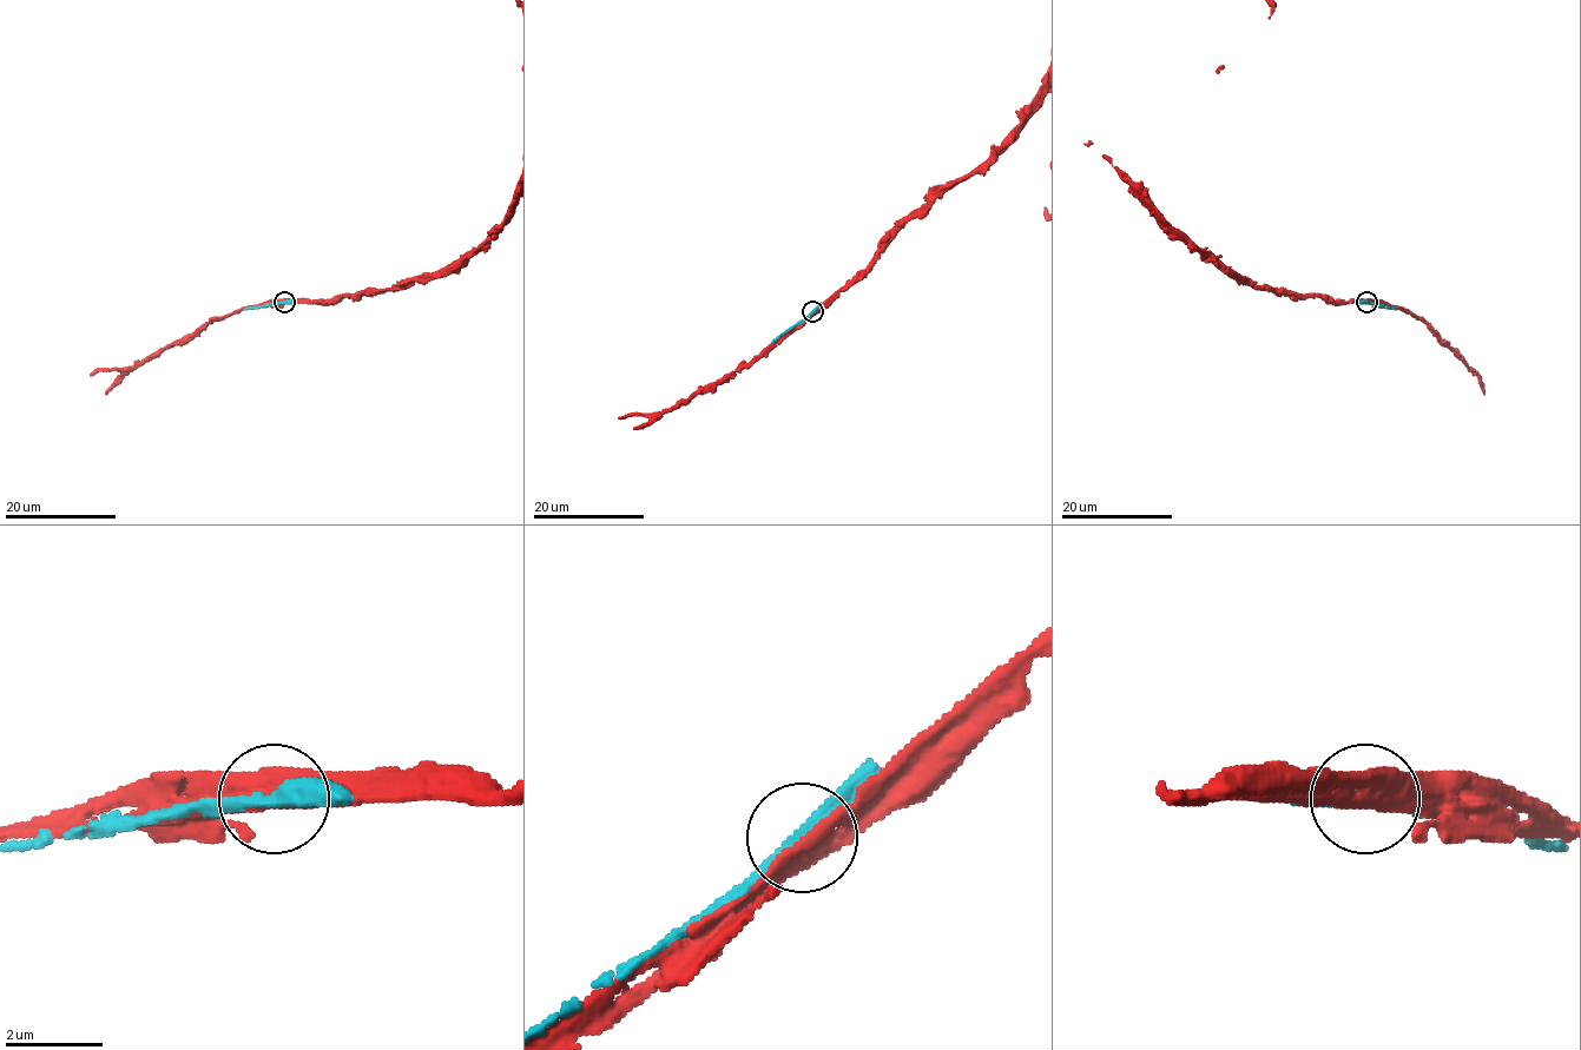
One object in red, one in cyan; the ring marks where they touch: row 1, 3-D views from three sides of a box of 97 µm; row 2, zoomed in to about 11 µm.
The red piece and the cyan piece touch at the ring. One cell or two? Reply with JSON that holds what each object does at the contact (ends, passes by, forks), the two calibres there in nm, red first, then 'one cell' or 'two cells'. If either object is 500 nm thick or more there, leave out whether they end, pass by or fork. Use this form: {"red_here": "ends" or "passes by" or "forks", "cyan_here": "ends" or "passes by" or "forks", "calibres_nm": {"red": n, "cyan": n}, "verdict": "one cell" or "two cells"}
{"red_here": "passes by", "cyan_here": "passes by", "calibres_nm": {"red": 440, "cyan": 320}, "verdict": "two cells"}

